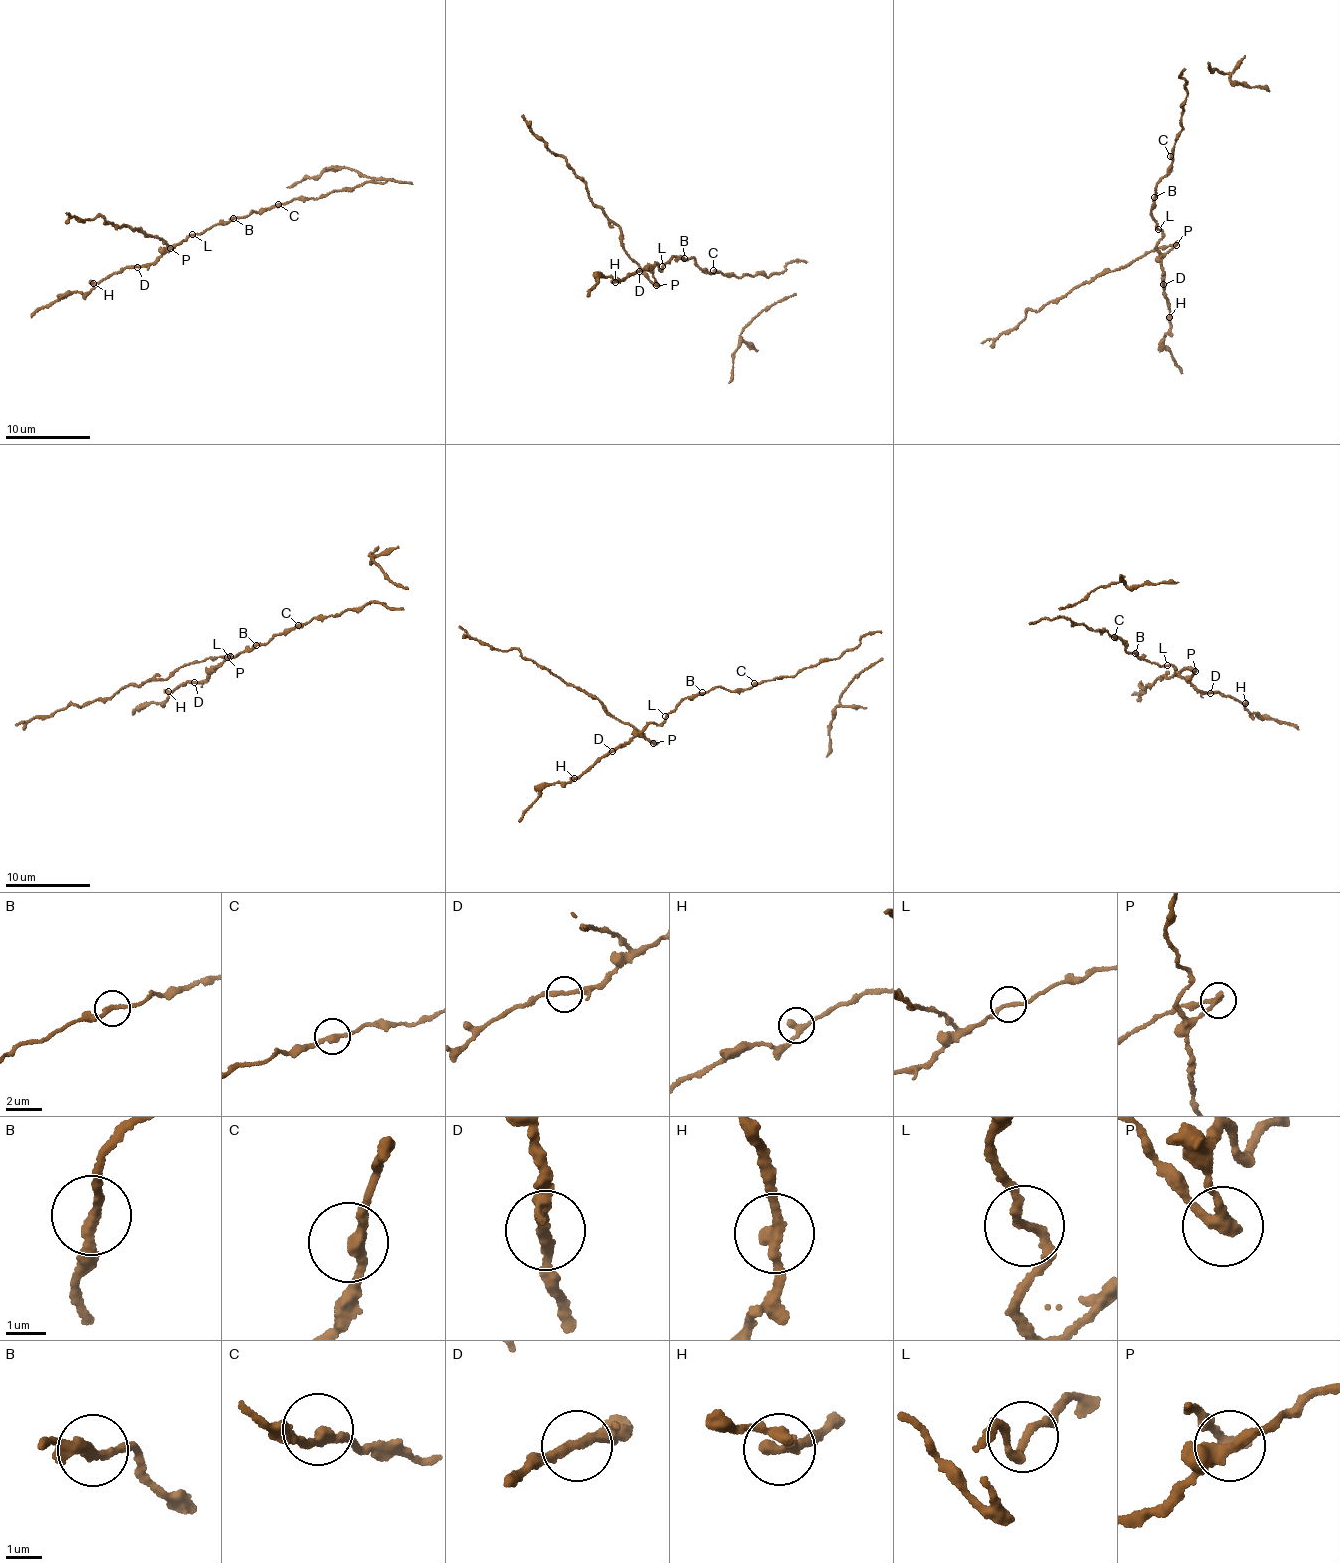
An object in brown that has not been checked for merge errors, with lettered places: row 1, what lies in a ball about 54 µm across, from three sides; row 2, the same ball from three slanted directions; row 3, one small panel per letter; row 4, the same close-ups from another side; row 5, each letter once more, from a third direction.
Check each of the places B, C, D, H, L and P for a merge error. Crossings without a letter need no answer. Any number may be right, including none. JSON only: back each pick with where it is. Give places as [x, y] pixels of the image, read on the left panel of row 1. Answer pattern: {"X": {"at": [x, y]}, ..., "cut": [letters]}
{"P": {"at": [170, 248]}, "cut": ["P"]}

